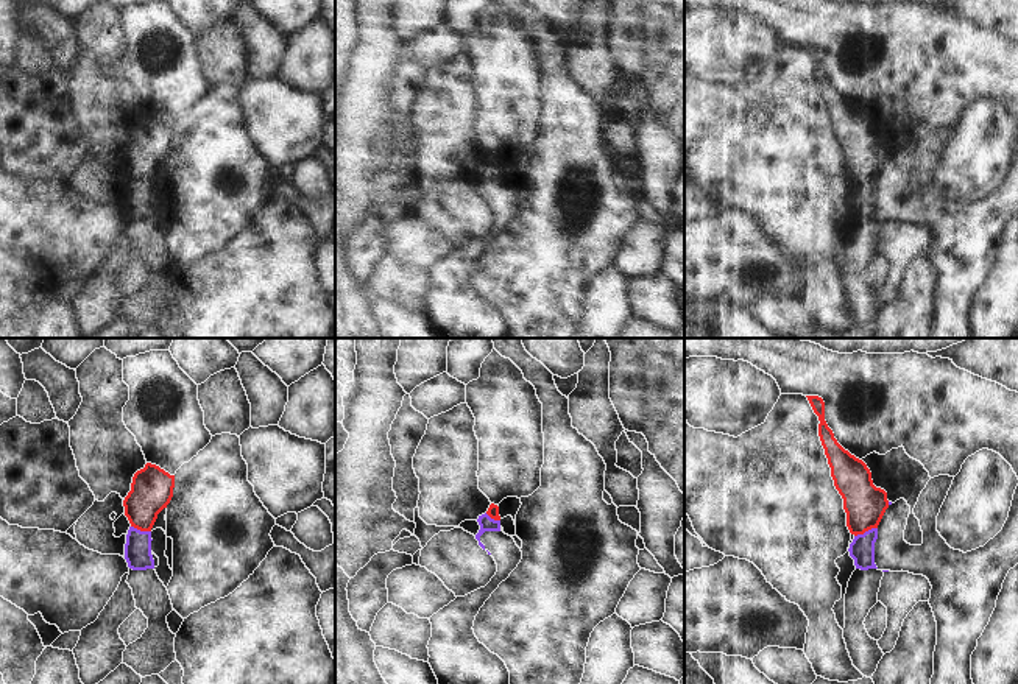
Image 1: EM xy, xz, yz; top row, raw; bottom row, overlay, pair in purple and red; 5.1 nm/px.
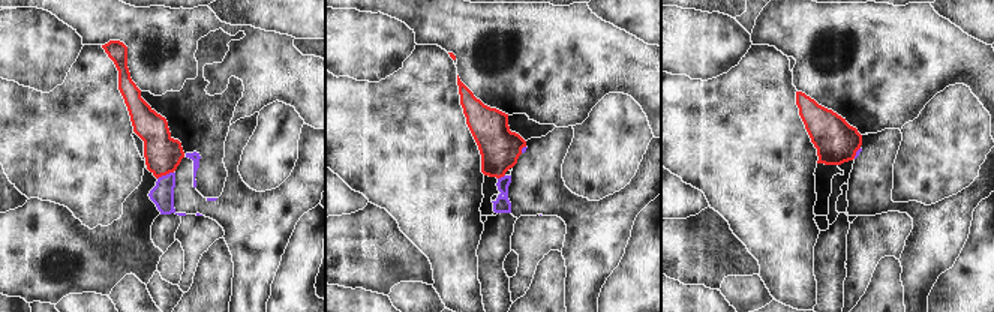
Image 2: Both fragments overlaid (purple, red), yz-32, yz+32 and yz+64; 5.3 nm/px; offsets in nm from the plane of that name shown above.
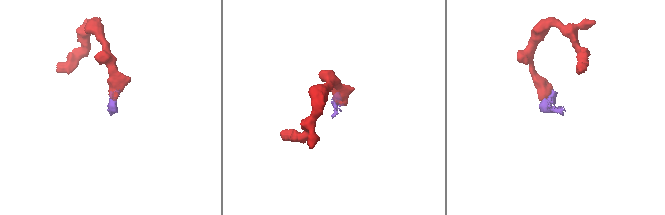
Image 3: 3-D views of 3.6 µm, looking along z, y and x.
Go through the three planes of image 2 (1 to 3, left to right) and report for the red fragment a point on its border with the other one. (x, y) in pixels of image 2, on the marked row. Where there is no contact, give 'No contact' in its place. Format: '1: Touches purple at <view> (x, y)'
1: Touches purple at yz-32 (167, 174)
2: Touches purple at yz+32 (501, 177)
3: Touches purple at yz+64 (856, 153)

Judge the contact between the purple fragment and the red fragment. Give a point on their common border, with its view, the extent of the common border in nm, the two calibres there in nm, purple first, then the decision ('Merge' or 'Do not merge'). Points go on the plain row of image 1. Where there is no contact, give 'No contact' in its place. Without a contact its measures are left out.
Touches purple at yz (866, 183). Shared border 130 nm. Thickness 130 nm (purple) against 220 nm. Merge

